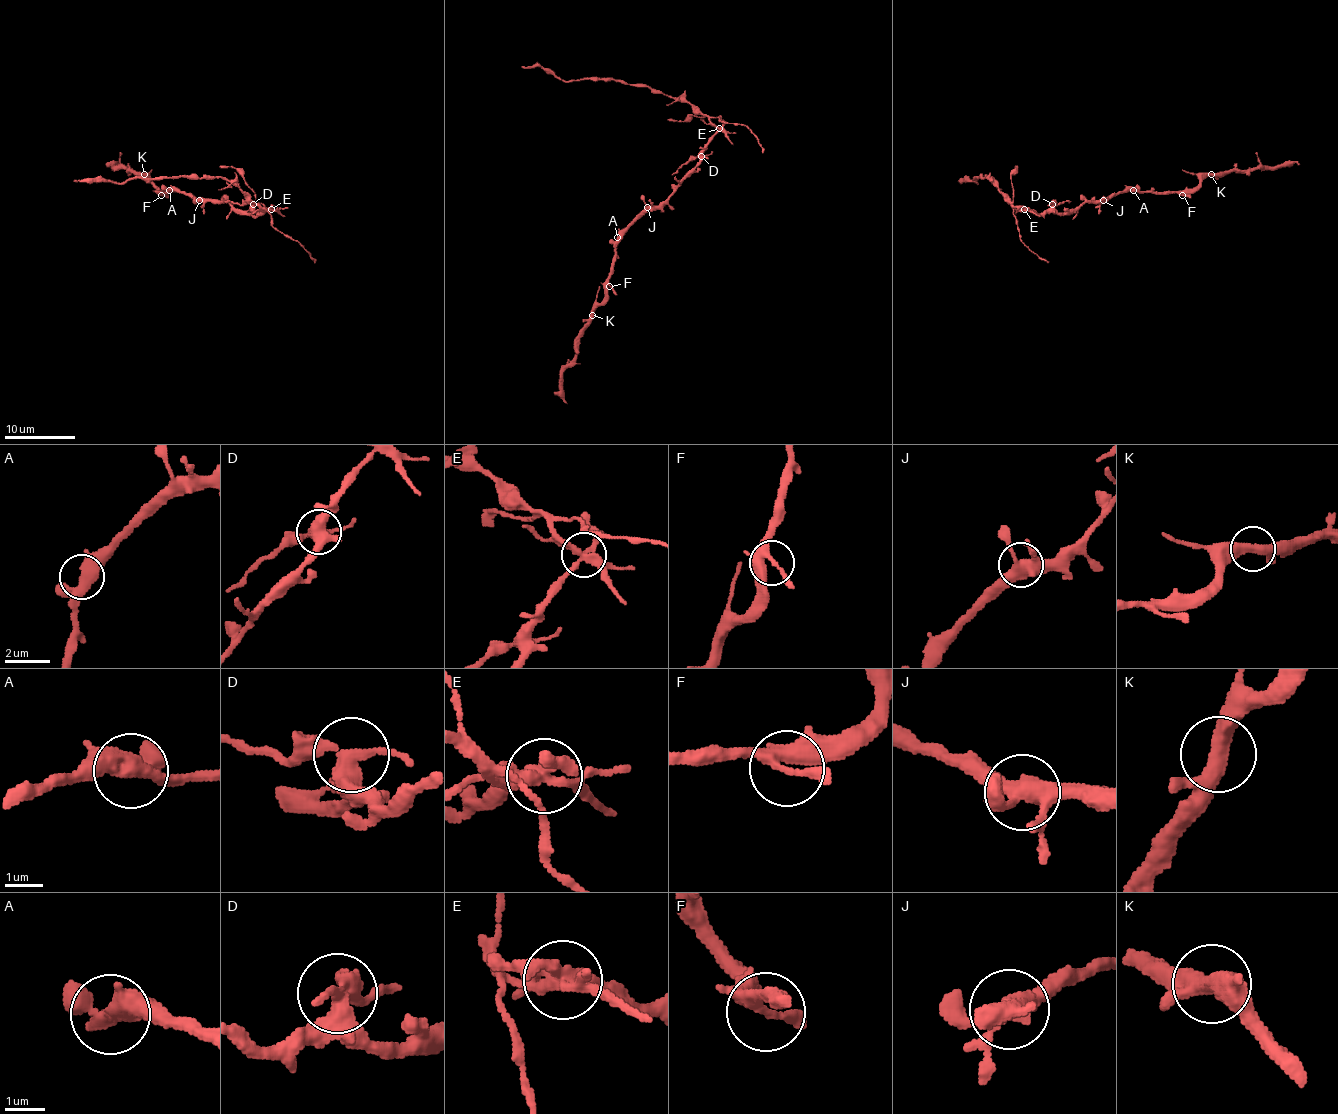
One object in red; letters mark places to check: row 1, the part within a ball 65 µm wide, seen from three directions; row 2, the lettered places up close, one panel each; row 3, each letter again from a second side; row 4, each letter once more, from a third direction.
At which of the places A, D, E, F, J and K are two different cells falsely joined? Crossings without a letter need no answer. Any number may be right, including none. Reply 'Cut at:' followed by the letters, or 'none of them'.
Cut at: D, E

